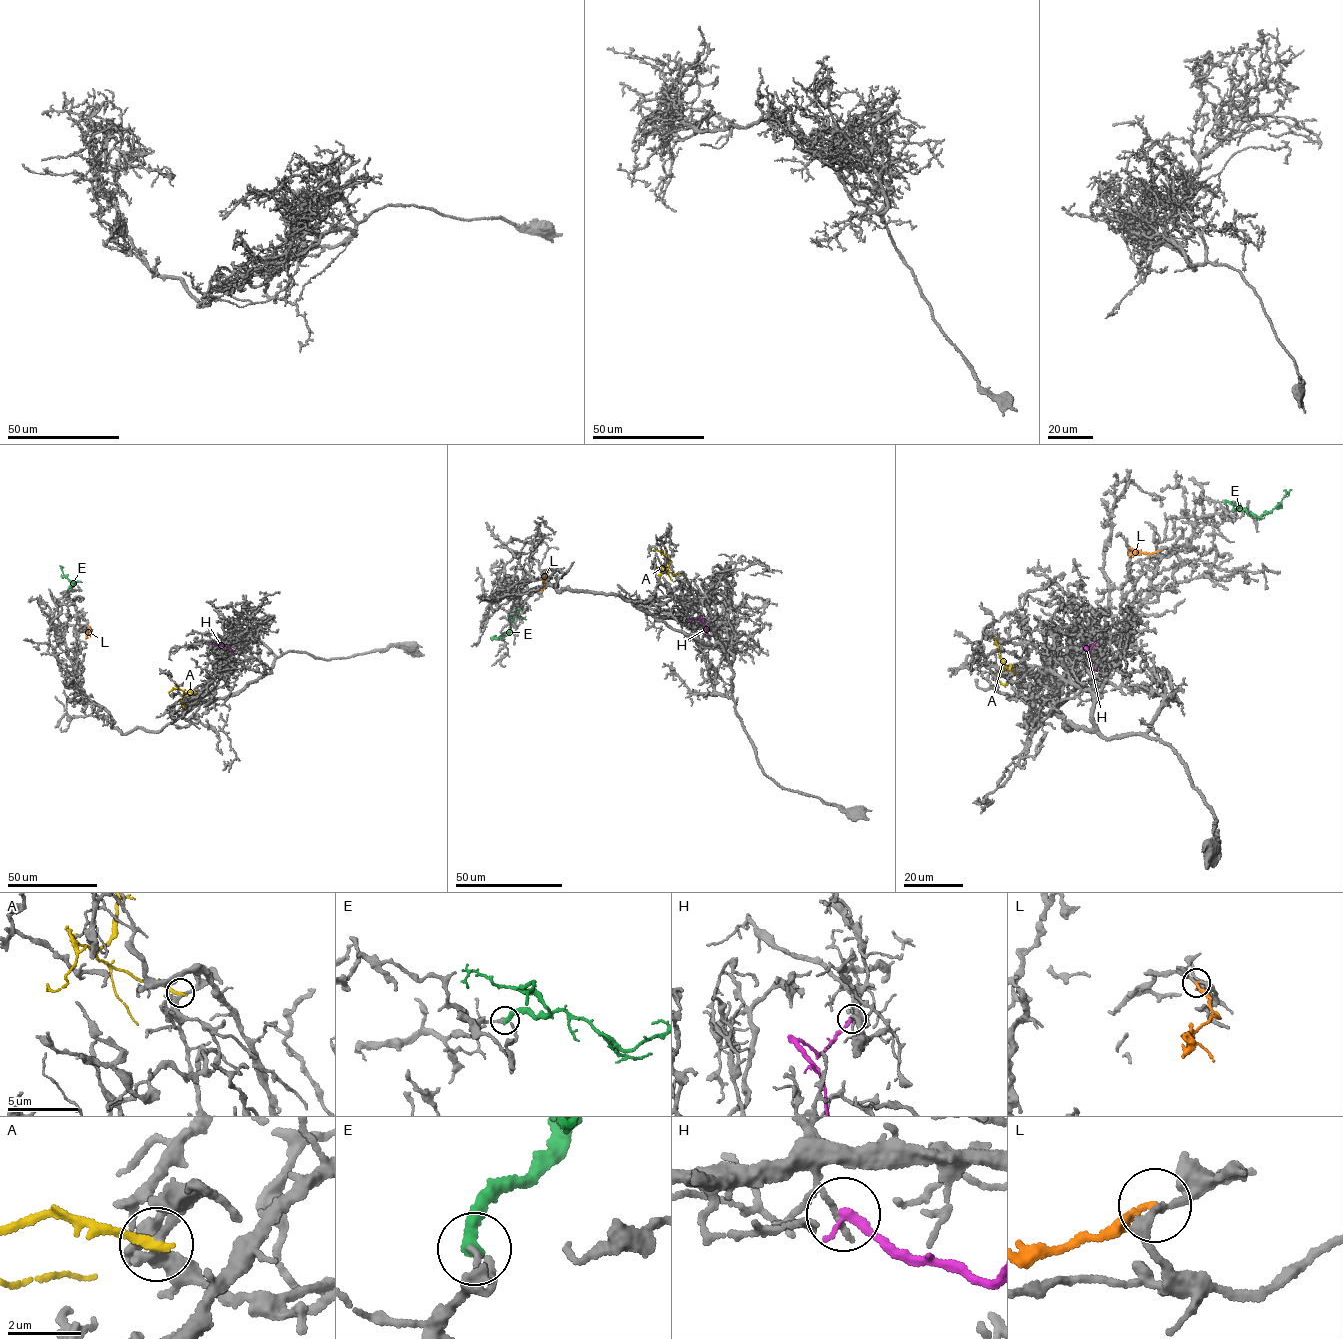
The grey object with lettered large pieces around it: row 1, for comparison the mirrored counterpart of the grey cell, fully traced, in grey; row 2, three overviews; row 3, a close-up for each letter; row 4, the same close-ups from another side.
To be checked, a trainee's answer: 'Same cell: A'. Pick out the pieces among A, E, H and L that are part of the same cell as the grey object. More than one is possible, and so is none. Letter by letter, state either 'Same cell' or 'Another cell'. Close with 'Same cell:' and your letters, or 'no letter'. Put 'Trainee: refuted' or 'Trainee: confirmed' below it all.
A: Another cell
E: Another cell
H: Another cell
L: Same cell
Same cell: L
Trainee: refuted

